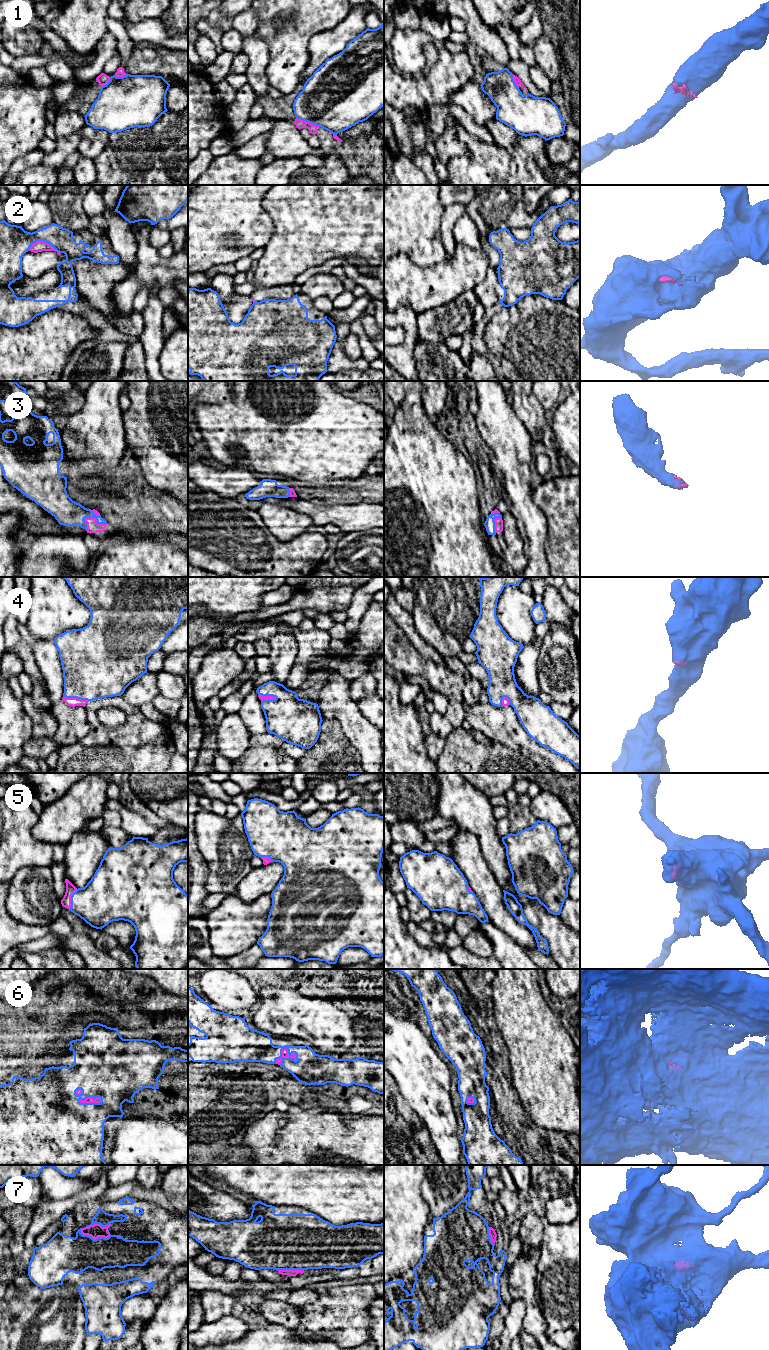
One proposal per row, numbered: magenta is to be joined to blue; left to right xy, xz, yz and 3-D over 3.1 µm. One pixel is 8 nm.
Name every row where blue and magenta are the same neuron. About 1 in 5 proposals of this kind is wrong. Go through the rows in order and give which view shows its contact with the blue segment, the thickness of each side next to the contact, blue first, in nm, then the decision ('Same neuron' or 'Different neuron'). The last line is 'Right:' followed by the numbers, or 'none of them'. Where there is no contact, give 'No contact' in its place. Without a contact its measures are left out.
1: Touches blue in xz. Thickness 480 nm (blue) against 70 nm. Different neuron
2: Touches blue in xy. Thickness 240 nm (blue) against 90 nm. Different neuron
3: Touches blue in xy. Thickness 220 nm (blue) against 100 nm. Same neuron
4: Touches blue in xz. Thickness 360 nm (blue) against 40 nm. Same neuron
5: Touches blue in xy. Thickness 360 nm (blue) against 80 nm. Same neuron
6: Touches blue in xz. Thickness 260 nm (blue) against 50 nm. Same neuron
7: Touches blue in xy. Thickness 300 nm (blue) against 110 nm. Same neuron
Right: 3, 4, 5, 6, 7

